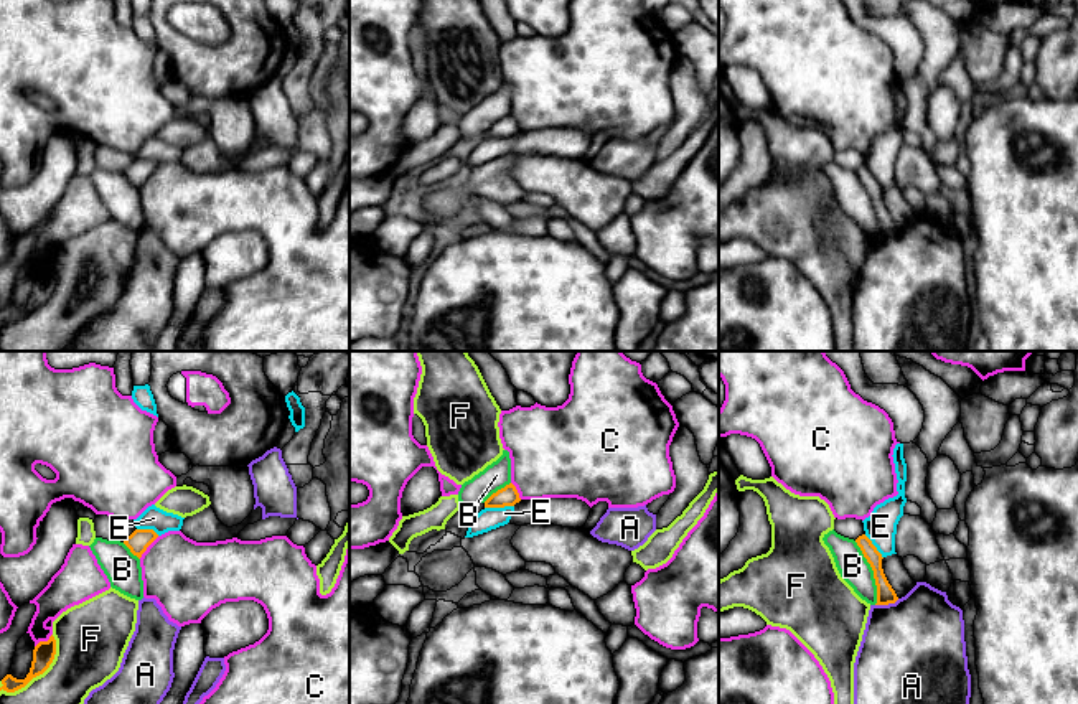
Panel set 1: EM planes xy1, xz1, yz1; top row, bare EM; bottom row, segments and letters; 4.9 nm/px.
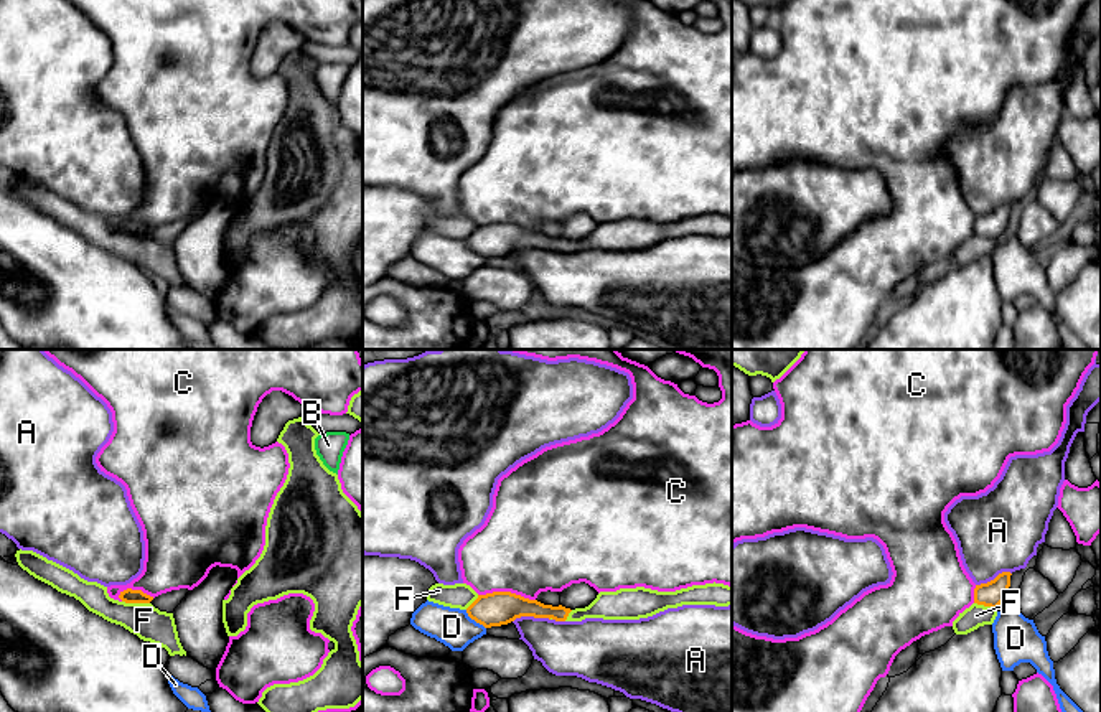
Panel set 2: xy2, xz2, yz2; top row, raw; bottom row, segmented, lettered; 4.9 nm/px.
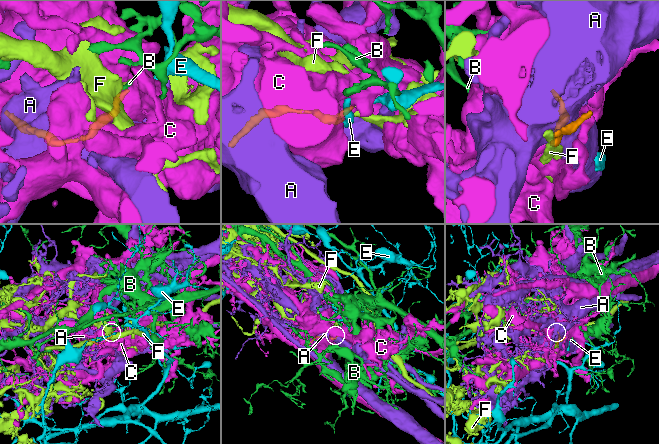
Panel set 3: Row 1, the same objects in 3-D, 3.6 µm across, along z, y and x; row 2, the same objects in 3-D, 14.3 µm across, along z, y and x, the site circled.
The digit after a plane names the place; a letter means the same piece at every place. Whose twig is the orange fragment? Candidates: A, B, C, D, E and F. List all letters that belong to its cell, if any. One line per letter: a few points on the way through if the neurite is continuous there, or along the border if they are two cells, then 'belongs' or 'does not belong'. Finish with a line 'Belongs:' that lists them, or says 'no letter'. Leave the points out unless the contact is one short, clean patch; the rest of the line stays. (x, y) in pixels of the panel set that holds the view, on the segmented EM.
A: does not belong
B: border along yz1 (854, 541), (872, 571), (876, 604); does not belong
C: does not belong
D: border along xz2 (465, 610), (485, 628); does not belong
E: border along xz1 (513, 505), (485, 508); does not belong
F: belongs
Belongs: F

